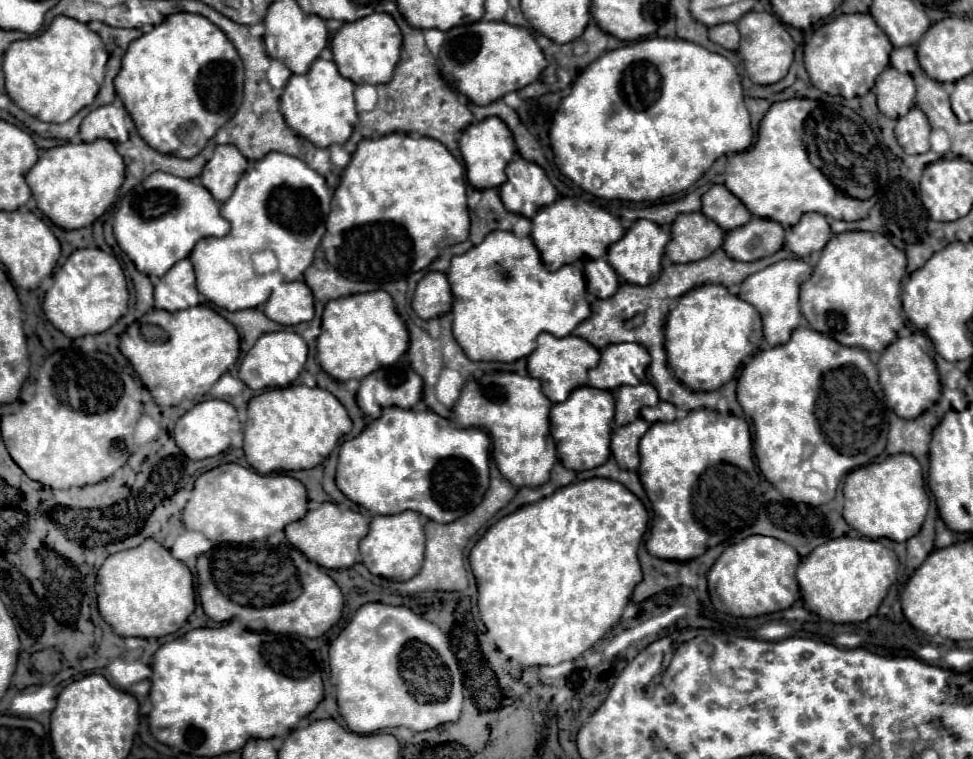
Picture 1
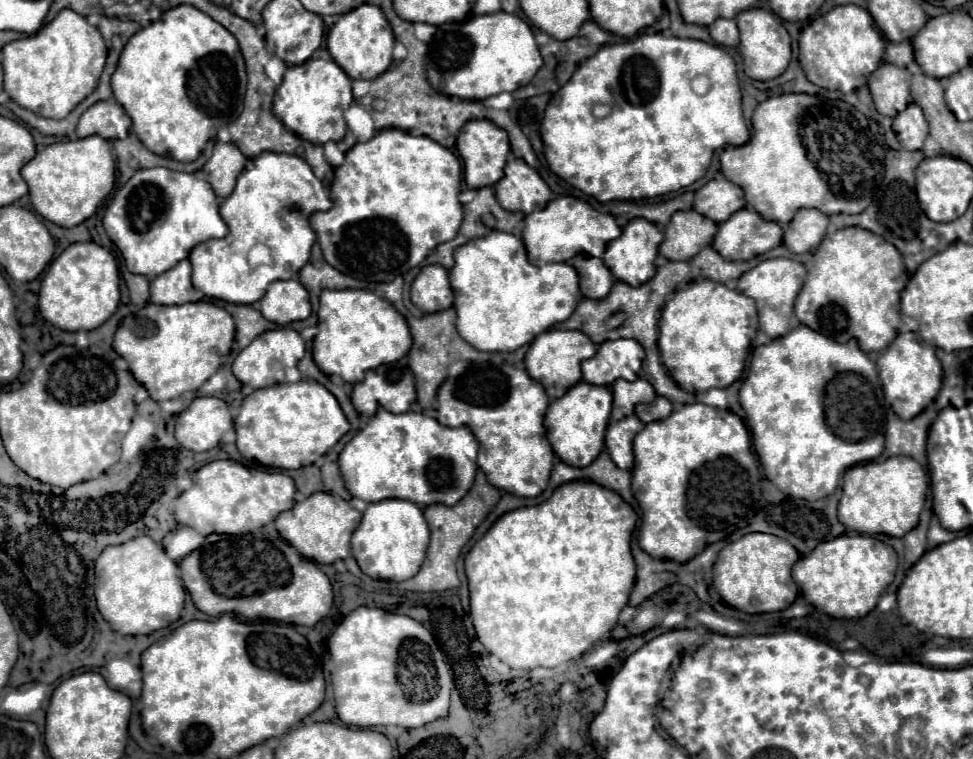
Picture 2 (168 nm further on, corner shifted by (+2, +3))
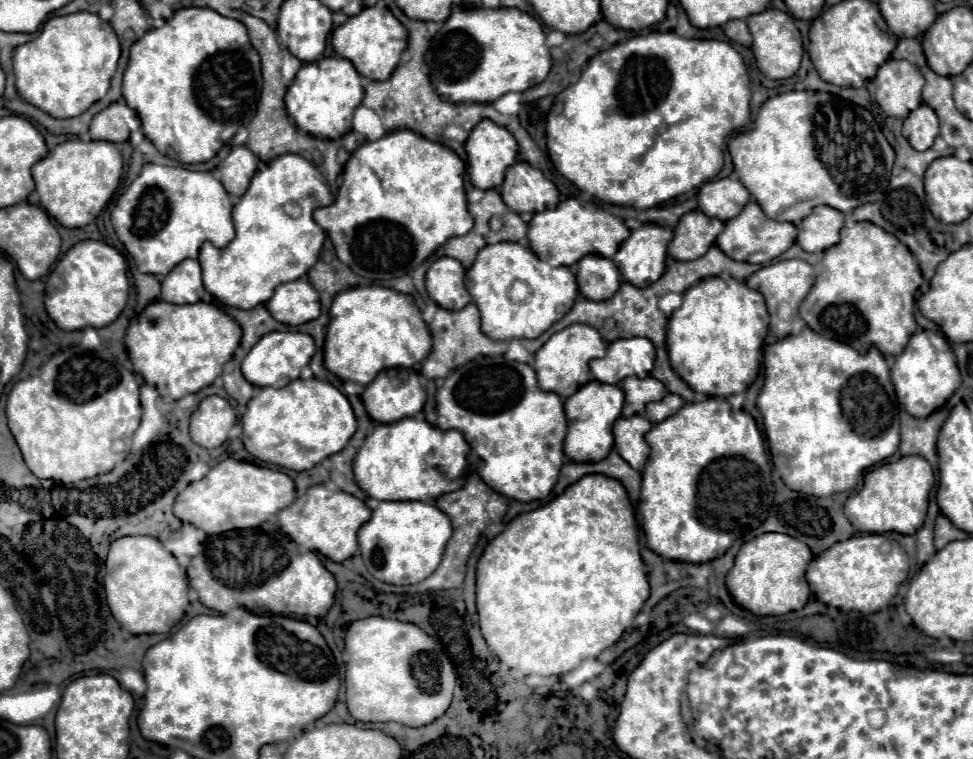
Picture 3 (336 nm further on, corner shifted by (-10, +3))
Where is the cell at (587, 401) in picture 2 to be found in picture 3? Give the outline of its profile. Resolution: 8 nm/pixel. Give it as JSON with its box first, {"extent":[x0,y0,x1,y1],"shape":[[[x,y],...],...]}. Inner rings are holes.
{"extent":[563,381,623,463],"shape":[[[589,381],[581,385],[581,389],[565,401],[565,415],[567,415],[567,435],[563,441],[565,455],[577,463],[605,459],[613,447],[611,429],[615,419],[621,415],[621,409],[623,409],[623,393],[617,385],[601,381]]]}

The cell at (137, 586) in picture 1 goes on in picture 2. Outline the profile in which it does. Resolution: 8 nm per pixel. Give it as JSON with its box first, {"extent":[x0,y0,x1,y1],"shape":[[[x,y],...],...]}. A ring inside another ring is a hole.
{"extent":[95,537,185,635],"shape":[[[135,537],[123,545],[107,547],[95,565],[95,599],[101,615],[121,635],[149,635],[153,631],[165,629],[175,623],[185,605],[185,589],[179,579],[179,569],[173,559],[169,559],[159,543],[151,537]]]}

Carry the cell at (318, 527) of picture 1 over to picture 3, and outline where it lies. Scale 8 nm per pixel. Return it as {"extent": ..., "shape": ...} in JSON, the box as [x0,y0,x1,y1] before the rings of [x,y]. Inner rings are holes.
{"extent":[277,485,371,563],"shape":[[[313,485],[305,491],[305,495],[297,497],[293,505],[281,509],[277,515],[279,527],[287,533],[297,545],[309,551],[317,551],[335,563],[343,563],[359,551],[357,531],[369,521],[371,509],[357,497],[345,491],[331,491],[327,485]]]}

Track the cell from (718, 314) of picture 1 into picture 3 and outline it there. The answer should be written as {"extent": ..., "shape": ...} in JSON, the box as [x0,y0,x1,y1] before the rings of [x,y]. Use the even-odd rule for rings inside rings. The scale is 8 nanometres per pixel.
{"extent":[667,277,769,397],"shape":[[[707,277],[683,293],[683,305],[669,317],[667,353],[673,371],[697,393],[731,397],[755,383],[769,329],[761,293],[733,277]]]}

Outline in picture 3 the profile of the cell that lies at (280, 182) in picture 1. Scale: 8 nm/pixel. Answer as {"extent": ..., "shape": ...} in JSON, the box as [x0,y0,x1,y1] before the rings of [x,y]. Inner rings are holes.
{"extent":[199,155,333,309],"shape":[[[281,155],[253,175],[241,201],[233,207],[235,239],[219,249],[205,241],[199,251],[205,289],[229,307],[253,309],[267,303],[275,287],[303,277],[319,259],[323,229],[313,221],[313,211],[333,203],[323,175],[301,155]]]}

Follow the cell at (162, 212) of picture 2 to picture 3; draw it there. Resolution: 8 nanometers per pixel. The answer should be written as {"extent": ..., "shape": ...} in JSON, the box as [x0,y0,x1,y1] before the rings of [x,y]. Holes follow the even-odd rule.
{"extent":[111,163,235,275],"shape":[[[147,163],[139,177],[117,199],[115,209],[111,211],[111,223],[127,253],[137,261],[137,269],[151,275],[167,275],[183,259],[197,259],[199,247],[205,241],[211,241],[215,247],[225,247],[235,237],[229,193],[211,173],[153,163]]]}

